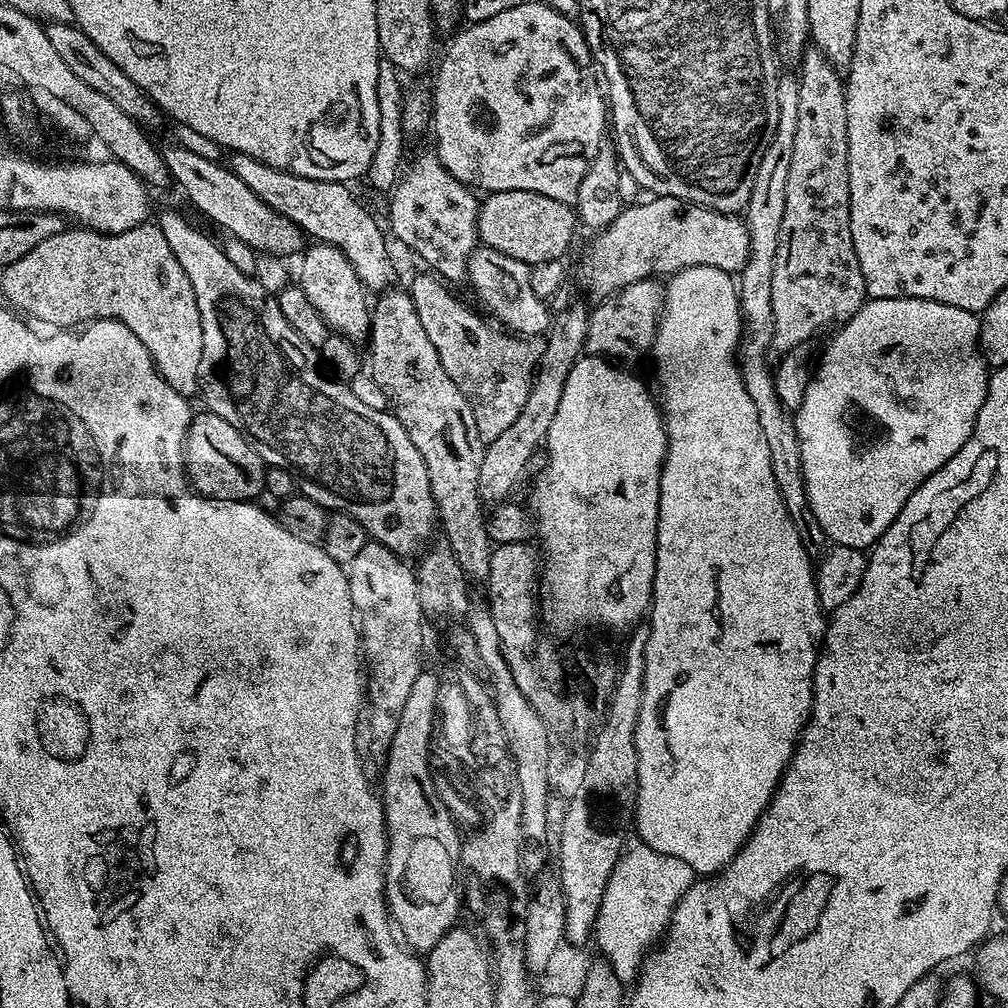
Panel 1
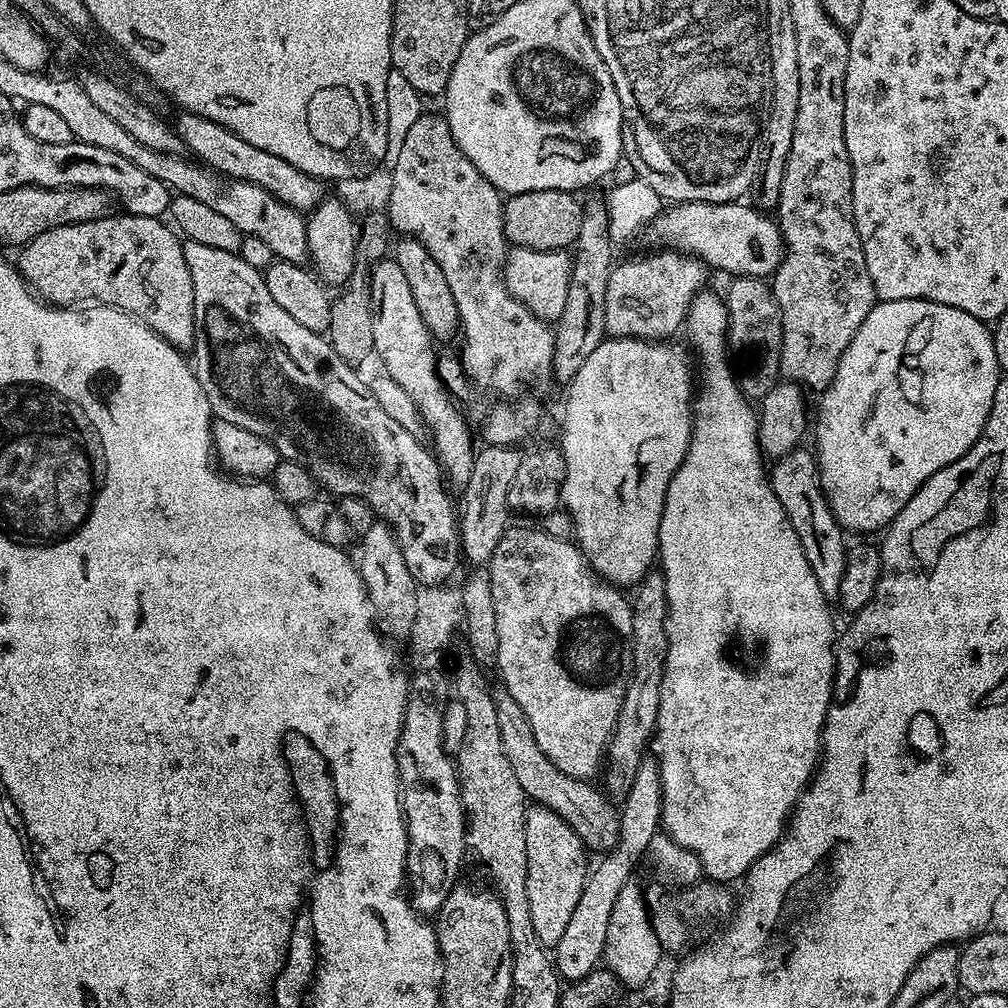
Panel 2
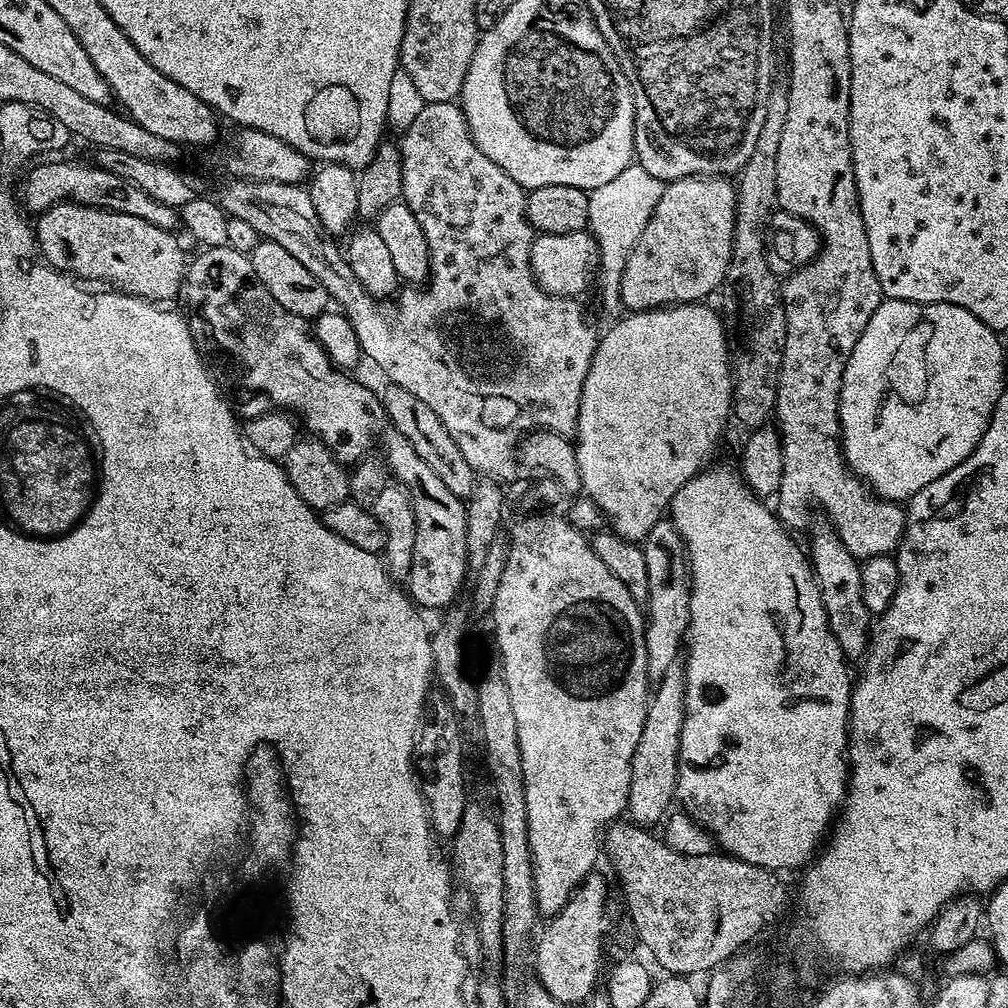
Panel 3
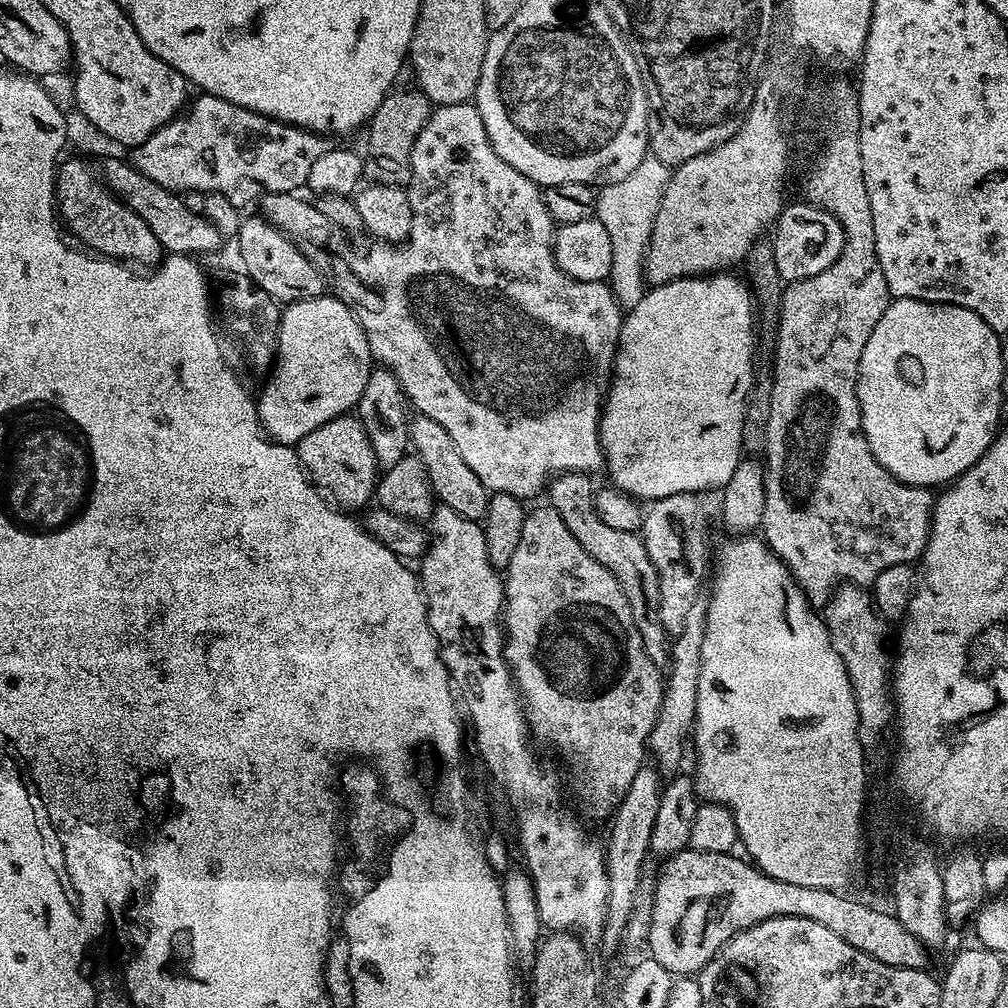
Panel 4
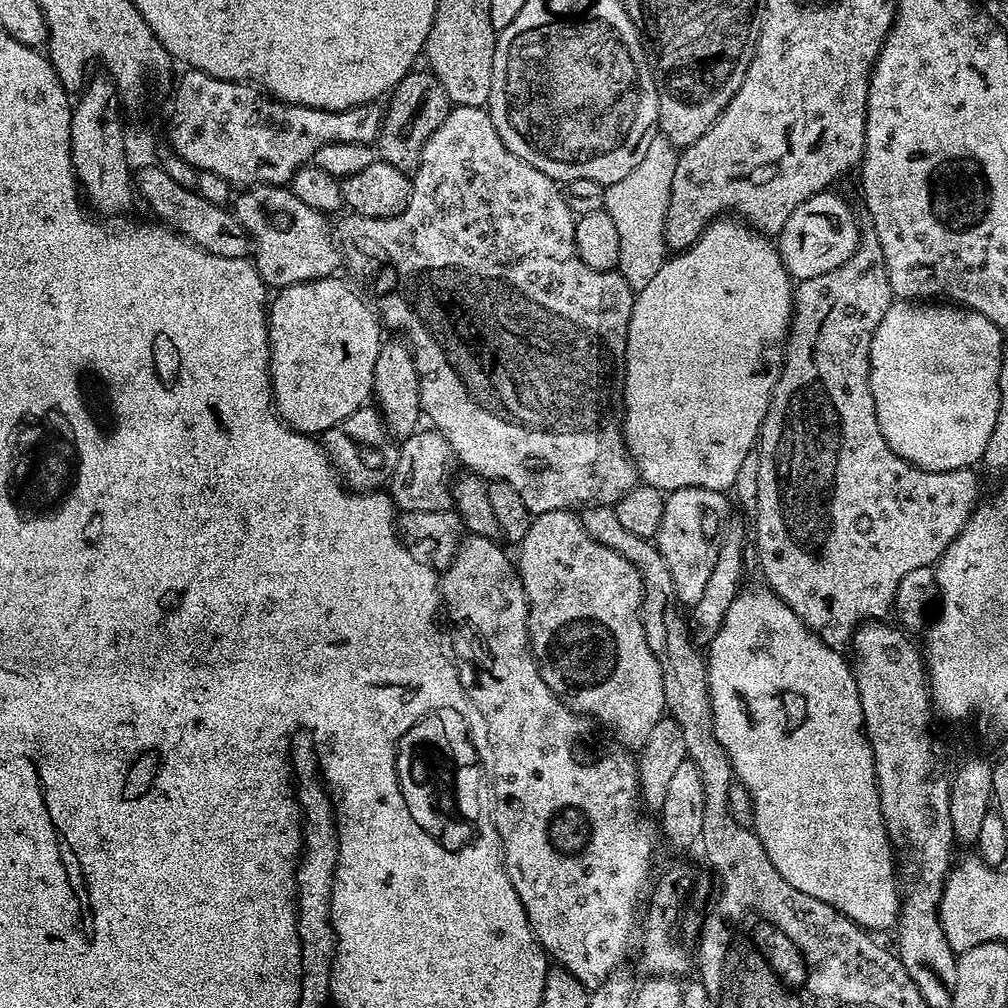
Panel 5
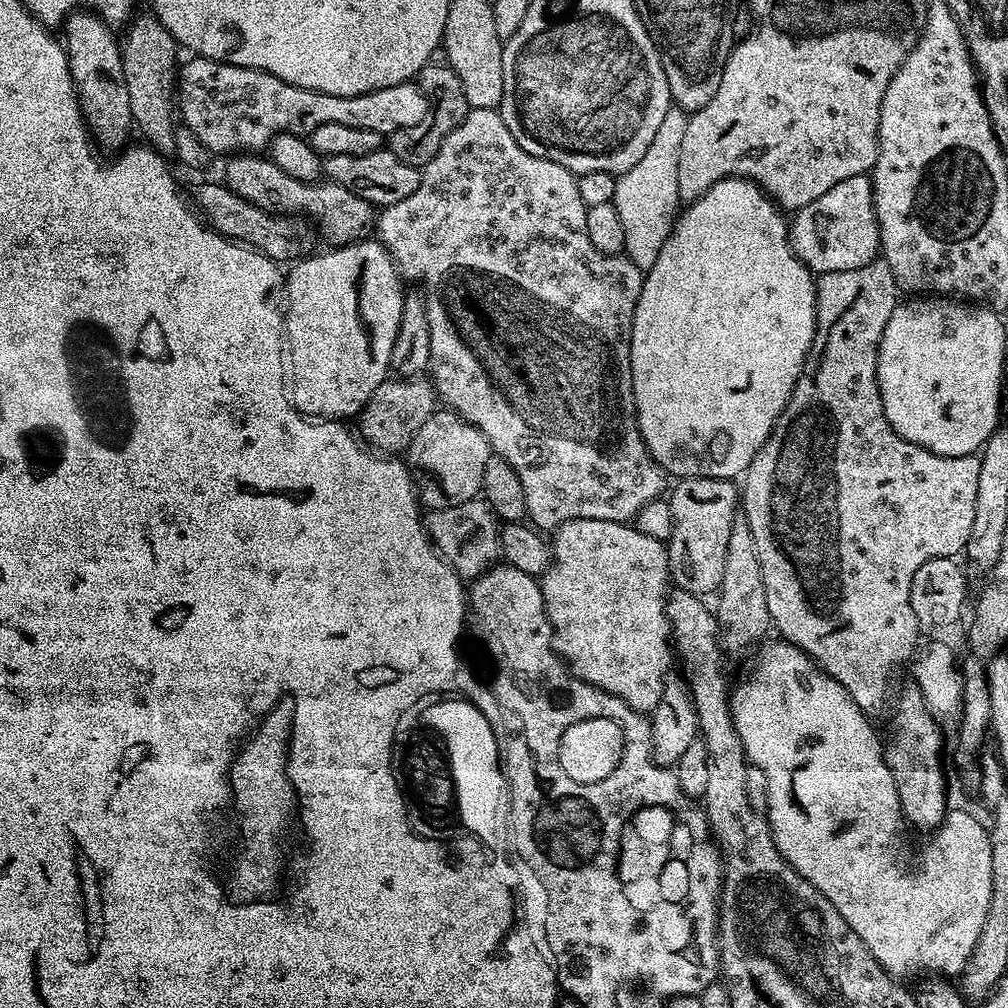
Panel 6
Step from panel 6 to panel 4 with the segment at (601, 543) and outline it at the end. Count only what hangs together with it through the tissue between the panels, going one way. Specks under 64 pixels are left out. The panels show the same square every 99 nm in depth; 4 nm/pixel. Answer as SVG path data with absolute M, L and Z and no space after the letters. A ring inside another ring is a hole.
M543 506L527 513L522 526L522 538L518 538L518 550L514 550L514 558L510 558L510 566L504 576L504 615L502 627L504 630L504 659L512 670L512 678L524 702L528 727L531 733L548 744L553 744L564 755L568 768L572 771L572 784L576 792L588 804L596 808L615 809L620 799L630 790L630 782L634 782L634 774L646 764L646 749L650 730L654 730L654 722L658 718L658 710L664 697L664 680L661 669L649 658L642 646L642 634L638 634L638 626L634 626L634 614L630 610L630 602L626 602L626 594L622 594L622 586L618 586L618 578L602 566L602 562L594 562L582 546L578 546L578 538L566 530L566 522L552 507Z

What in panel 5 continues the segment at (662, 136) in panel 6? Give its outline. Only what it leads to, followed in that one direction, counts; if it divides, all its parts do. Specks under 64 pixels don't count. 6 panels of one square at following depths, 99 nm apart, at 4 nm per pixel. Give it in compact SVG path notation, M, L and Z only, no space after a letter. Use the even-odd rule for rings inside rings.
M658 134L650 142L642 162L621 178L619 182L607 185L604 190L604 211L610 214L614 226L618 230L618 262L616 268L626 282L630 282L633 293L642 291L662 270L666 259L666 245L664 243L664 231L666 230L666 210L670 206L670 186L674 186L674 166L678 166L678 149L671 144L663 134Z

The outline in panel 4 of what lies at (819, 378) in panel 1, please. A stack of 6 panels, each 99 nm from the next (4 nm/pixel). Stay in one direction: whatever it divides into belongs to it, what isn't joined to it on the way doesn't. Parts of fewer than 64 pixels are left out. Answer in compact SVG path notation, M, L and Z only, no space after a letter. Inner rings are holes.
M893 299L888 309L878 318L878 326L874 326L866 346L862 350L862 358L858 362L858 382L856 383L858 394L858 406L866 442L874 454L874 458L885 468L890 475L898 478L903 484L909 484L915 488L935 489L936 484L947 486L953 480L957 480L963 472L970 470L982 454L996 439L996 433L1001 427L1000 403L1005 403L1006 397L1002 394L1002 350L1000 349L1000 336L974 310L966 310L962 306L953 304L931 304L925 300L898 300Z

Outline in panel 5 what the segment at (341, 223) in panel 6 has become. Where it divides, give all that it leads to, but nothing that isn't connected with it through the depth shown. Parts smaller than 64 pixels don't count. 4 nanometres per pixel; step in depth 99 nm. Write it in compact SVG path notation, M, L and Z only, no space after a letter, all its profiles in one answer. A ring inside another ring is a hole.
M253 184L239 195L234 200L234 211L248 233L258 274L269 289L279 290L321 280L337 271L335 268L342 264L342 252L334 239L333 229L332 232L328 229L329 217L325 213L306 206L302 198L292 193L291 187L279 184Z

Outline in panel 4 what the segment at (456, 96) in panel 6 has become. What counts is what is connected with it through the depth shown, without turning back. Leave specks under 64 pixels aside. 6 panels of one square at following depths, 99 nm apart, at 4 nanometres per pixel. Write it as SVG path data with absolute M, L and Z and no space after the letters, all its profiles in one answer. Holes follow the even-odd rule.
M395 89L376 105L375 114L366 128L366 150L364 149L364 175L369 183L407 187L411 180L410 154L422 126L429 120L432 103L419 89Z

